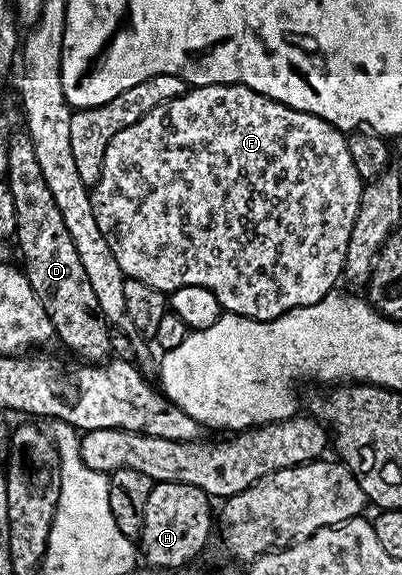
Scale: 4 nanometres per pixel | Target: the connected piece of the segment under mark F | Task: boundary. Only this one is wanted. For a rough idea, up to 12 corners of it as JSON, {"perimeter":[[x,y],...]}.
{"perimeter":[[197,85],[105,147],[124,277],[272,321],[344,276],[344,130]]}

